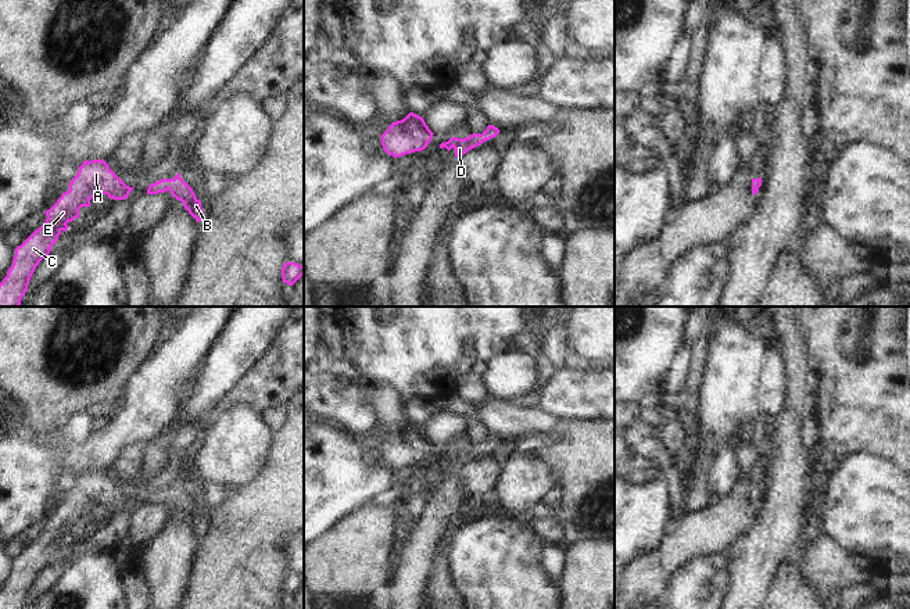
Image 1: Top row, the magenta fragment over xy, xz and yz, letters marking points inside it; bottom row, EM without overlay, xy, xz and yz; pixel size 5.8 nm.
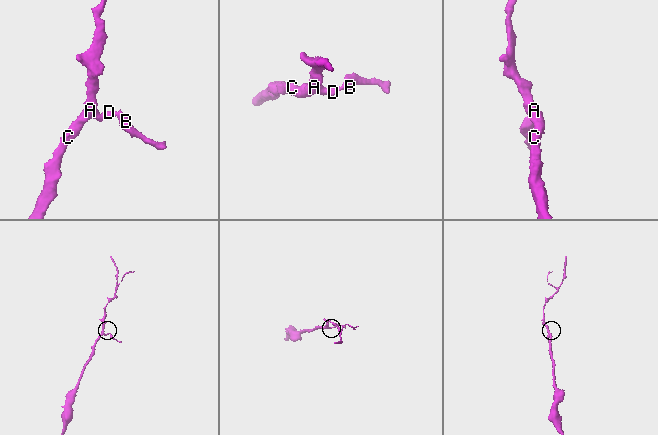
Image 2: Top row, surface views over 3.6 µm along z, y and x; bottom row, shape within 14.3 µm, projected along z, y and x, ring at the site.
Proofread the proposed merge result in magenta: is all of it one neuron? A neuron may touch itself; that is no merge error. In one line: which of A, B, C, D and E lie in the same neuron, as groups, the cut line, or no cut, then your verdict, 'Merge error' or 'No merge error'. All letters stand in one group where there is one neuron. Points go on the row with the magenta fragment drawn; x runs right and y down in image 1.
Groups: A B C D E. No split. No merge error

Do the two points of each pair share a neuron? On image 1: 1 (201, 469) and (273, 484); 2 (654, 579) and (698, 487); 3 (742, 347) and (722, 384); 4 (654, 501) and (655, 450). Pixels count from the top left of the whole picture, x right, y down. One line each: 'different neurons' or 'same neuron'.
1: different neurons
2: different neurons
3: same neuron
4: same neuron

